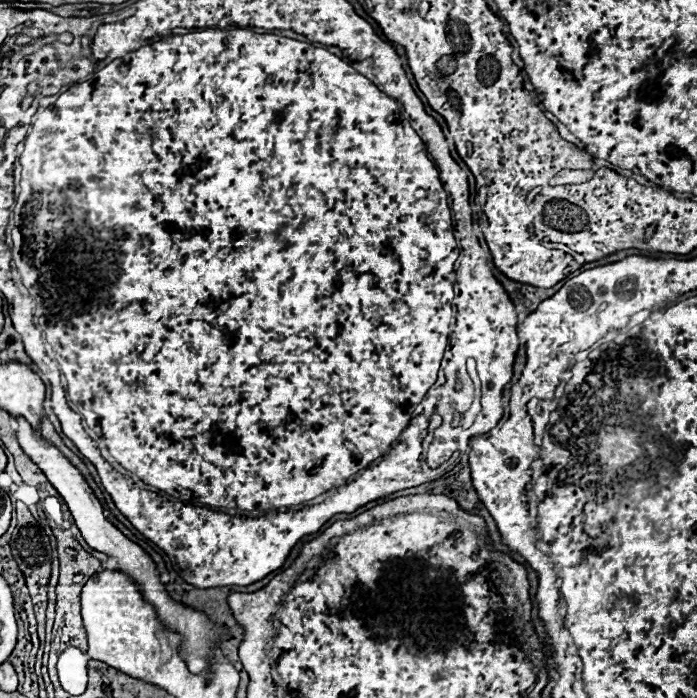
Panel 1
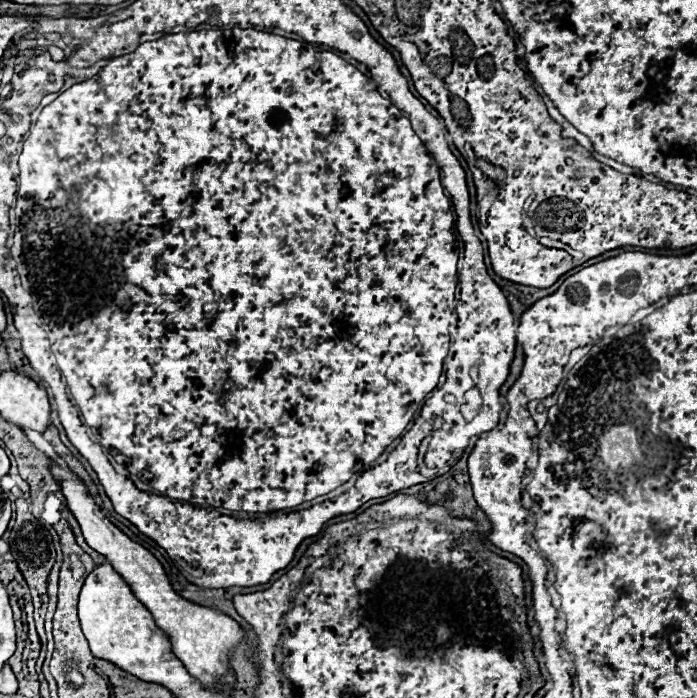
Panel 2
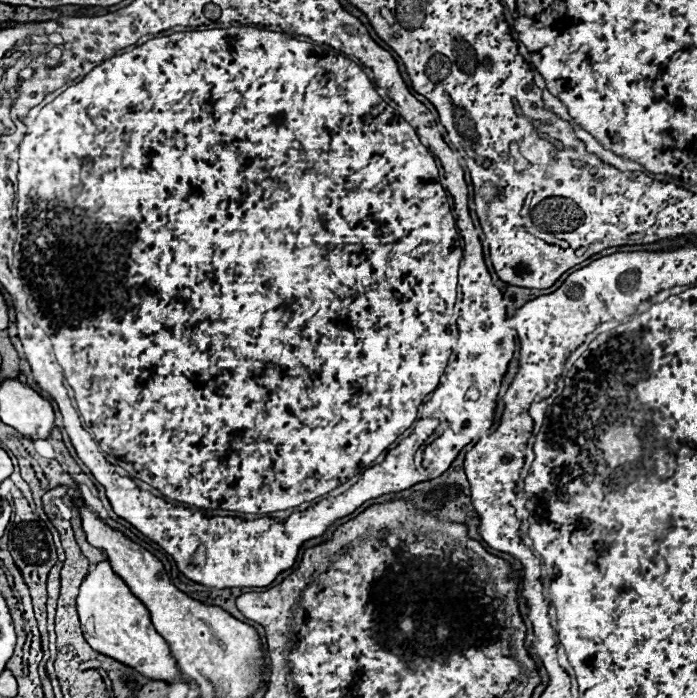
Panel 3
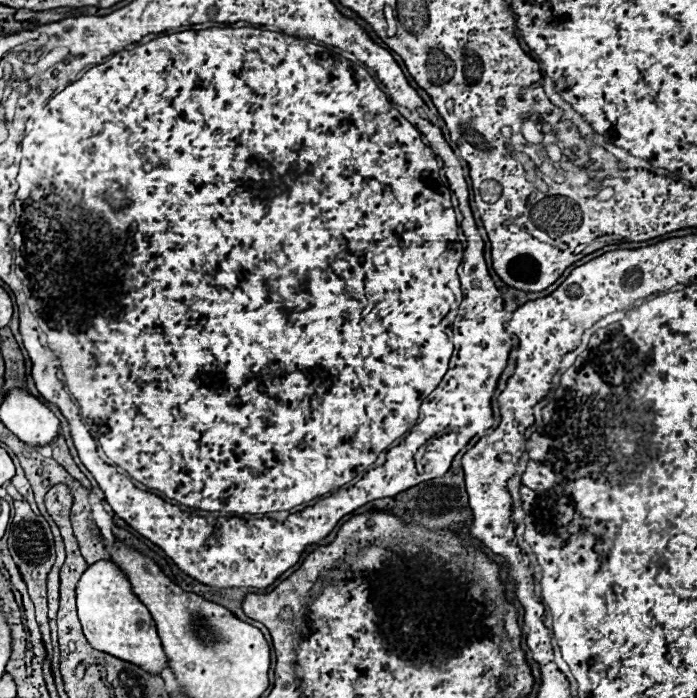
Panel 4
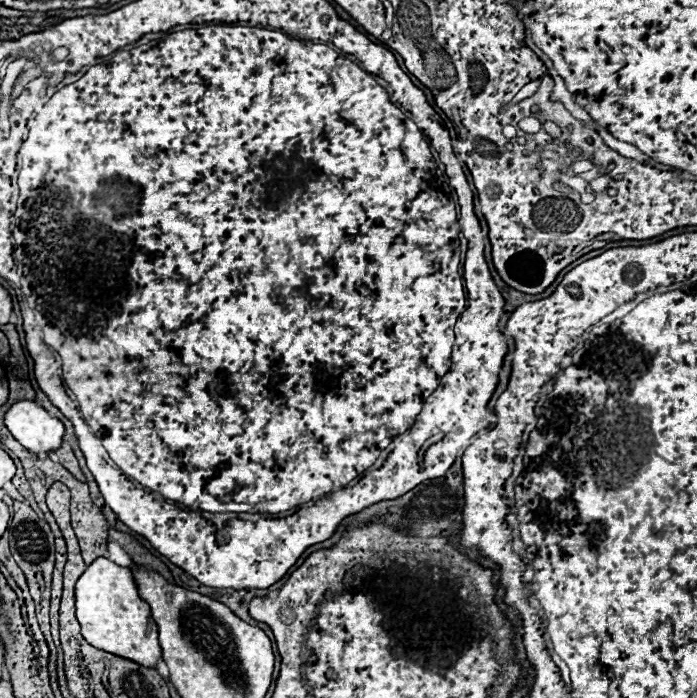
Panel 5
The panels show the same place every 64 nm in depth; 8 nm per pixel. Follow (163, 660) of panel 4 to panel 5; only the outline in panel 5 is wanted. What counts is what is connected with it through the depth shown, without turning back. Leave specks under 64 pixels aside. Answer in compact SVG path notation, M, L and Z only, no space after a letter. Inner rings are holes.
M96 558L76 582L76 616L84 638L100 650L142 666L156 666L162 656L150 606L140 598L130 568L118 566L108 558Z

